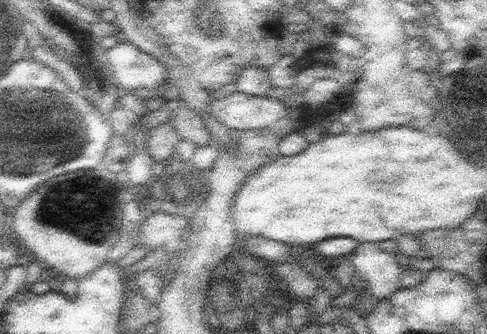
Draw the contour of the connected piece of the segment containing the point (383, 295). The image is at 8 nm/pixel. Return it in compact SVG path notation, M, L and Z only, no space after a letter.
M360 244L350 261L358 278L364 281L364 288L379 302L392 298L402 288L407 271L398 264L394 252L384 251L376 244Z

